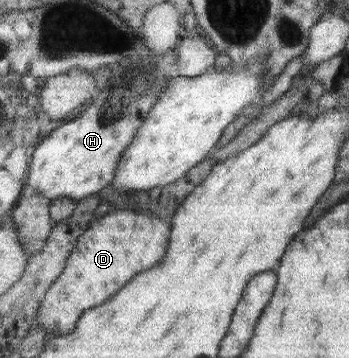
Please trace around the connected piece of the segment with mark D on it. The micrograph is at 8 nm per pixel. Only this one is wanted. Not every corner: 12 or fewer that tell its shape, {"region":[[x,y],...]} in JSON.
{"region":[[96,218],[37,320],[72,334],[87,310],[158,266],[173,223]]}

